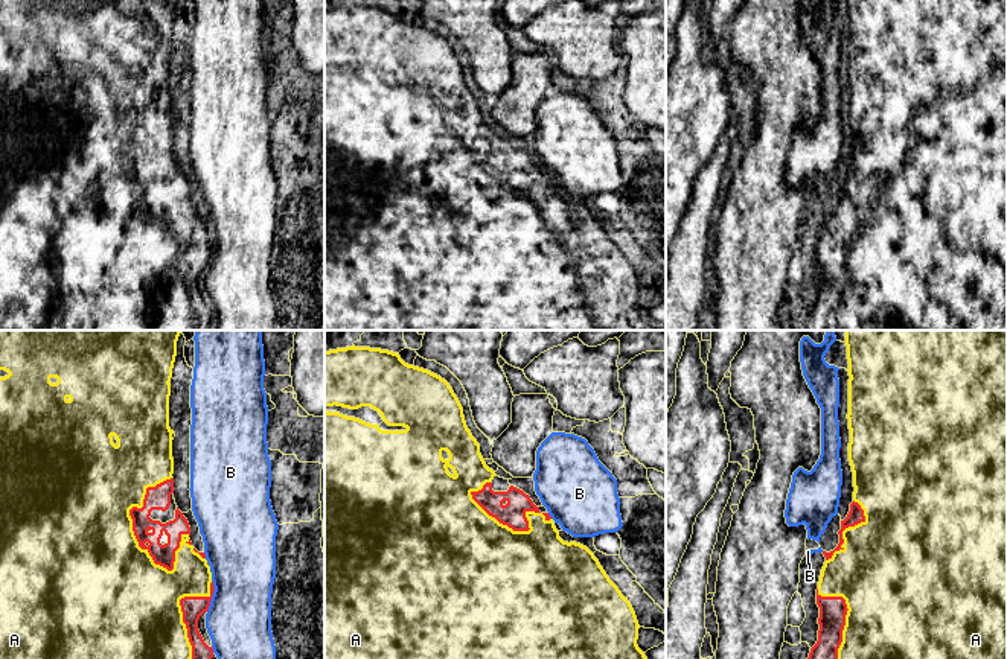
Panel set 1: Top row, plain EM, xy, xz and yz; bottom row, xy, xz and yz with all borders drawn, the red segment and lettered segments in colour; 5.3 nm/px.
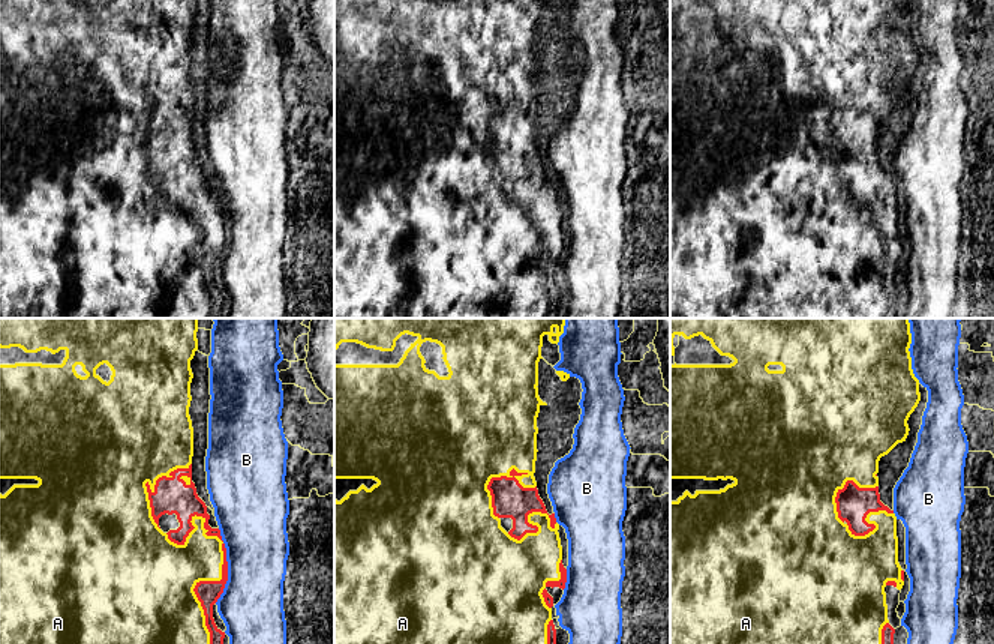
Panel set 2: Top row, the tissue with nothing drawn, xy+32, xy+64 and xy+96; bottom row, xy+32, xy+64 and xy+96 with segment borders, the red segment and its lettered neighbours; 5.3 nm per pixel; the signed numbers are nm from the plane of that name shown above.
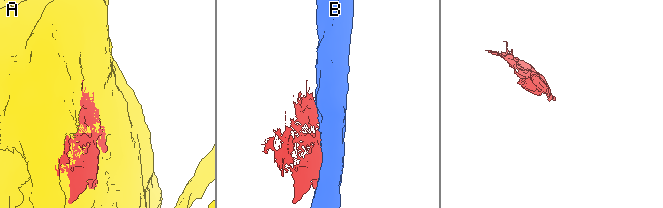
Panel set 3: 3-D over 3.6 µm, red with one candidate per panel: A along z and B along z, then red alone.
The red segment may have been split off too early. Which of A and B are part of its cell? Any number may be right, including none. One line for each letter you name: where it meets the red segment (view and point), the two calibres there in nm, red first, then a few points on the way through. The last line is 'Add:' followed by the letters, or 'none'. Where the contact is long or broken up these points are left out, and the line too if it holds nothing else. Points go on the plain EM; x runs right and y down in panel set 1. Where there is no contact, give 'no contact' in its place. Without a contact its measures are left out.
A: meets red in xy at (131, 177); 130 nm thick on the red side, 500 nm on the other
Add: A

